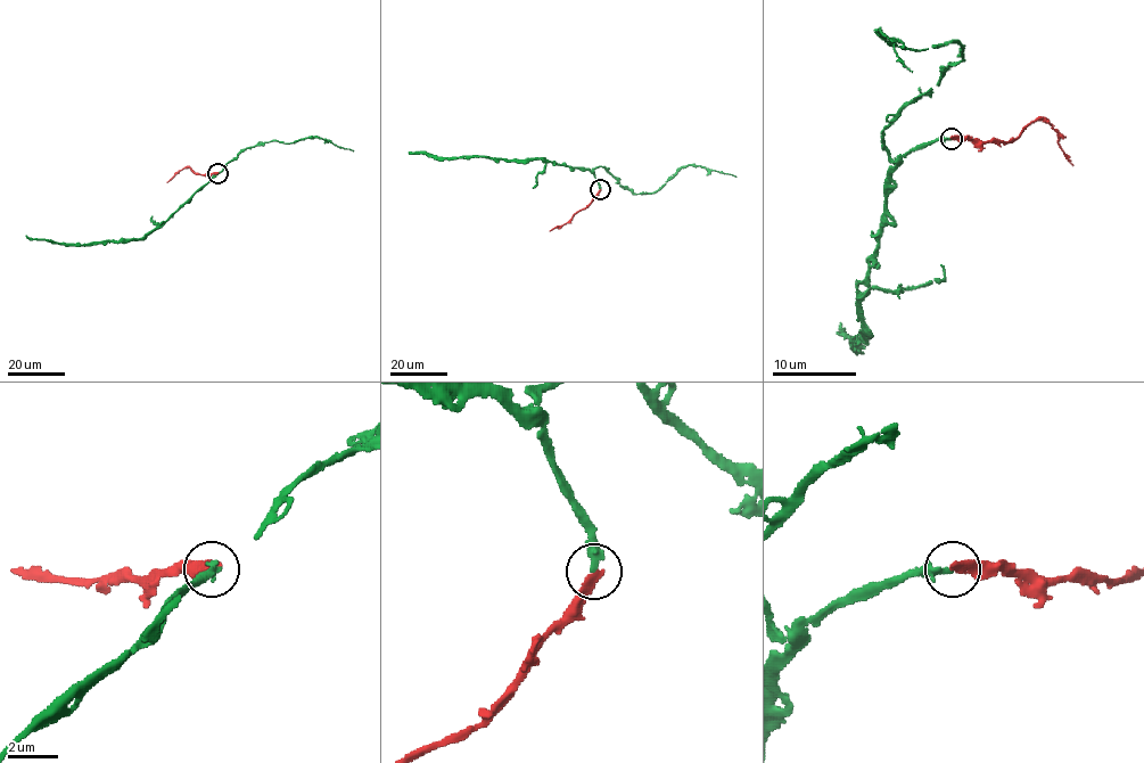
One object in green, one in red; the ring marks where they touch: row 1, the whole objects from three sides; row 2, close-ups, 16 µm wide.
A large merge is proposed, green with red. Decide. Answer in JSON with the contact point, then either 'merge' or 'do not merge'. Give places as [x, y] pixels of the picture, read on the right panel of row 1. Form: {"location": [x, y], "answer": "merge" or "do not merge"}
{"location": [951, 138], "answer": "merge"}

